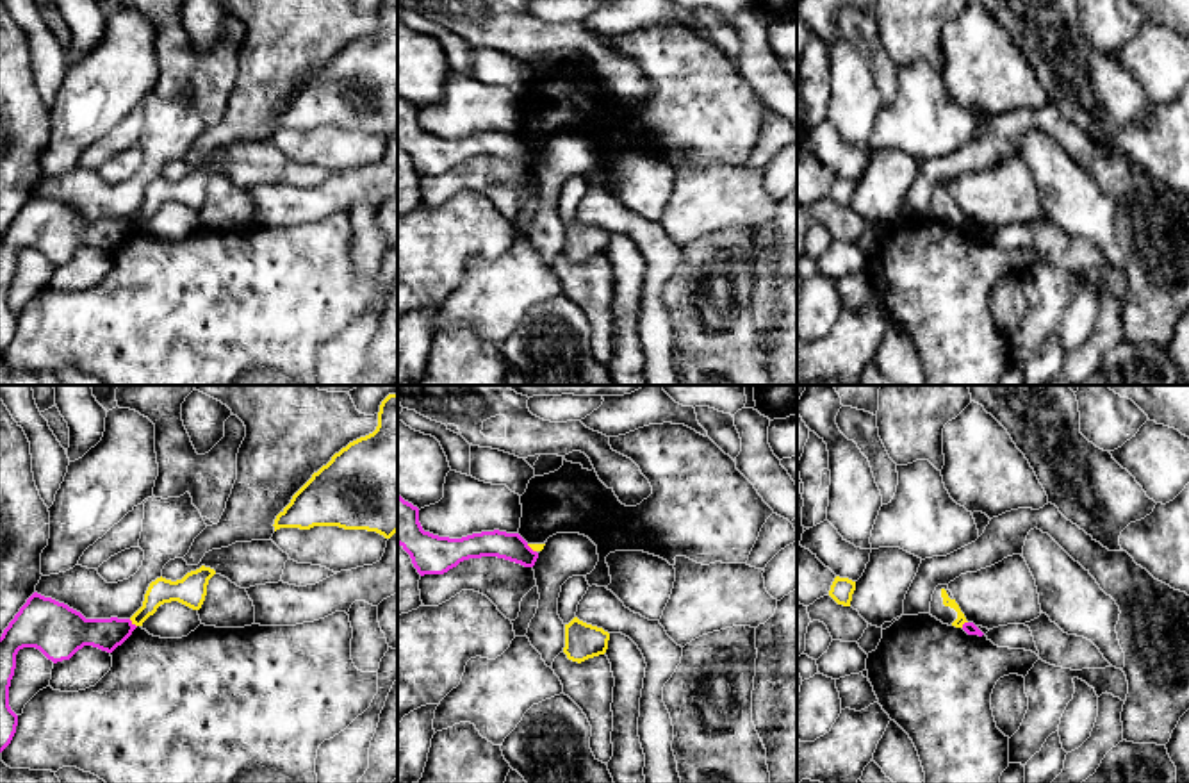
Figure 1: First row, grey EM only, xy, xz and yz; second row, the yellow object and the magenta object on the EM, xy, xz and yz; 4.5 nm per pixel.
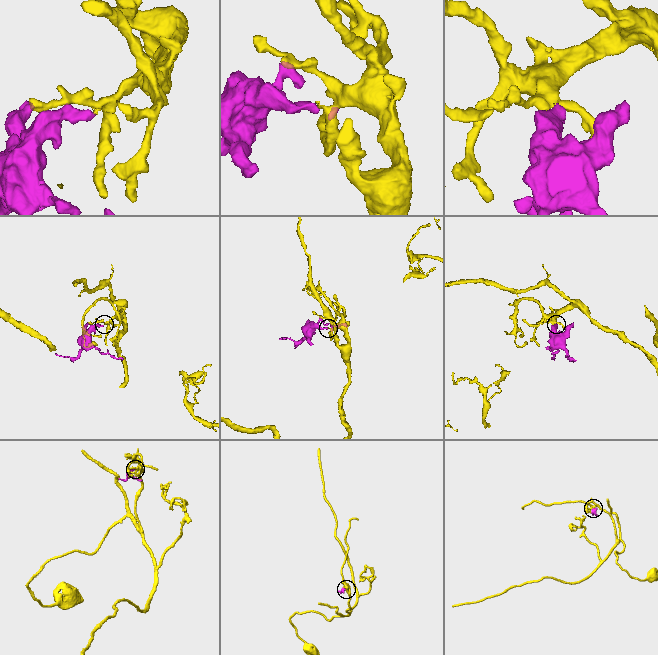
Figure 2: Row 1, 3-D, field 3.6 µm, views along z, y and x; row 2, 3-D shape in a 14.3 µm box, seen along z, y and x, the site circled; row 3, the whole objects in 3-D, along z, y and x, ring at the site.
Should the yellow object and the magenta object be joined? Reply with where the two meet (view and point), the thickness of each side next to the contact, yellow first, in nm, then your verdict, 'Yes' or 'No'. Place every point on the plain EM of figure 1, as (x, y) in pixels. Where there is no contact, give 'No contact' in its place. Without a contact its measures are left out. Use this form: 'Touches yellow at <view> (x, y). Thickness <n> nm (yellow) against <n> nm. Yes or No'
Touches yellow at xy (132, 223). Thickness 120 nm (yellow) against 140 nm. No

